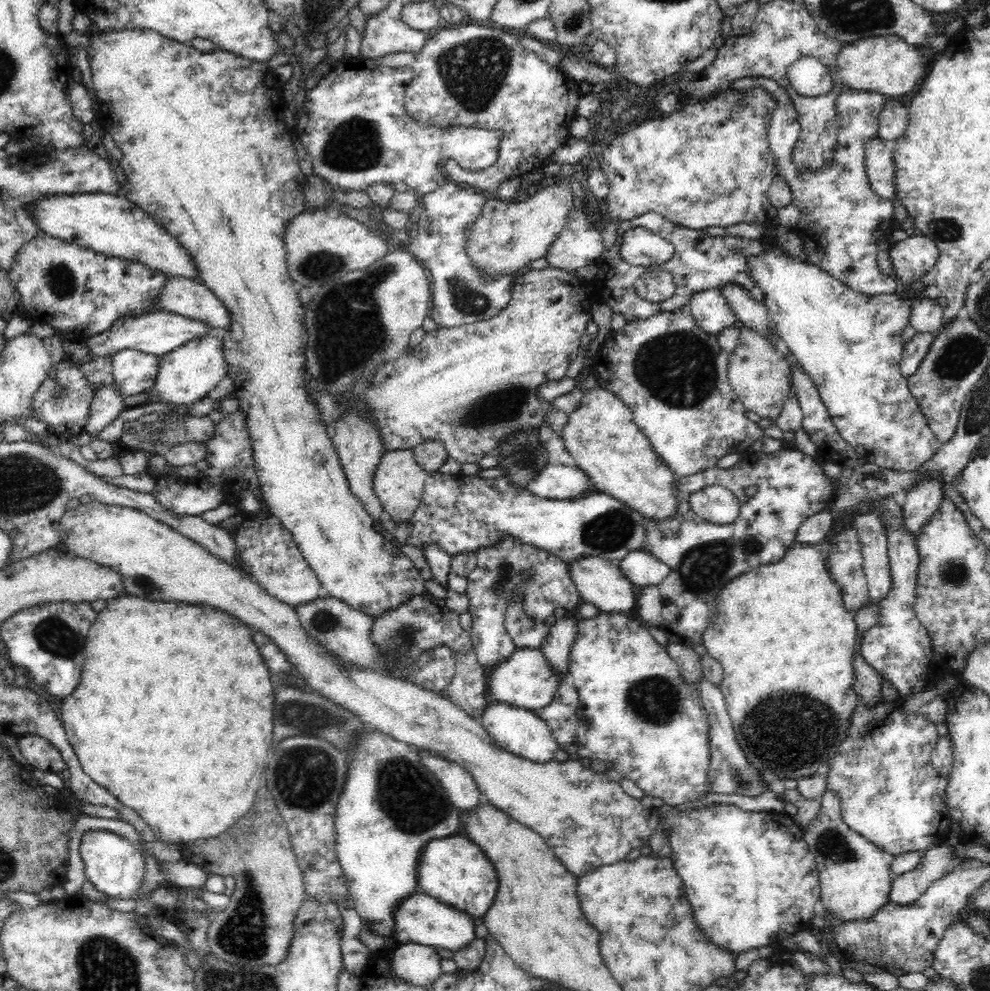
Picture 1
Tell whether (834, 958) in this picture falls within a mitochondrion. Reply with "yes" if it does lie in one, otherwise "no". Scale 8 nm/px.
no

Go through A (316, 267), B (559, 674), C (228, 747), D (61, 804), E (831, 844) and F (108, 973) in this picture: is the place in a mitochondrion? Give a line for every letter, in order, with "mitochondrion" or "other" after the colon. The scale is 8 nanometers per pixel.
A: mitochondrion
B: other
C: other
D: other
E: mitochondrion
F: mitochondrion

